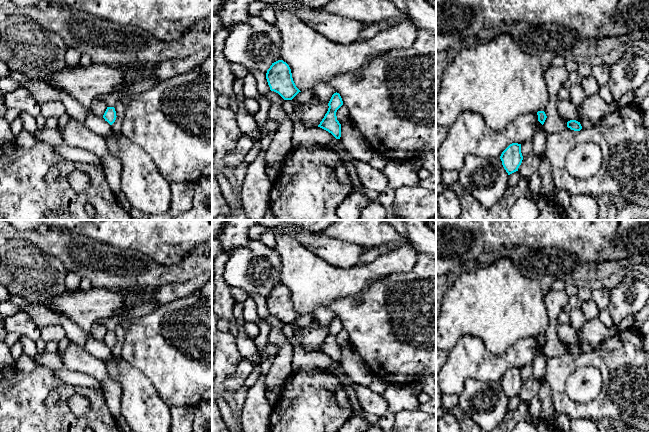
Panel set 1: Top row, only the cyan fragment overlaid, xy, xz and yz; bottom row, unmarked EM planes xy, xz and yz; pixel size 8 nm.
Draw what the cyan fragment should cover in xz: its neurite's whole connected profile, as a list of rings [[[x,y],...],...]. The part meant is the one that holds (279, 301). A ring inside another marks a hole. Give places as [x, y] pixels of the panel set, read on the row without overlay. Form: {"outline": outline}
{"outline": [[[278,284],[270,290],[266,303],[271,315],[278,317],[284,324],[292,324],[299,316],[295,309],[289,289]]]}

